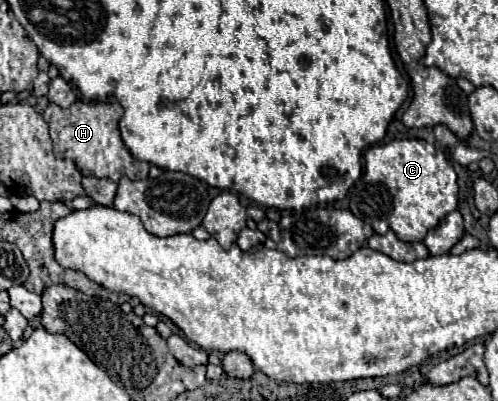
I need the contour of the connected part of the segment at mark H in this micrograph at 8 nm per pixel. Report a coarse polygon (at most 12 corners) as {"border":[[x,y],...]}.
{"border":[[48,104],[54,156],[84,176],[148,176],[120,138],[122,106]]}

